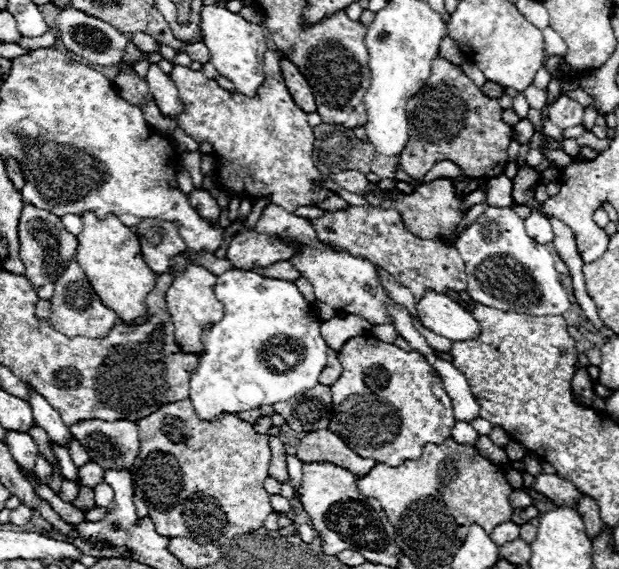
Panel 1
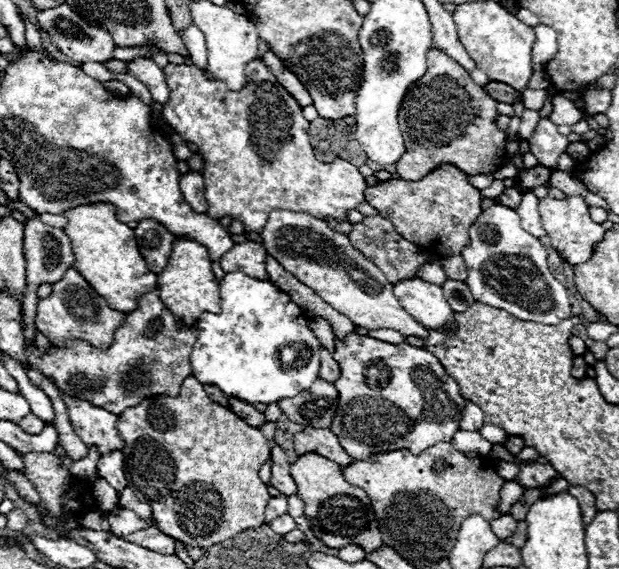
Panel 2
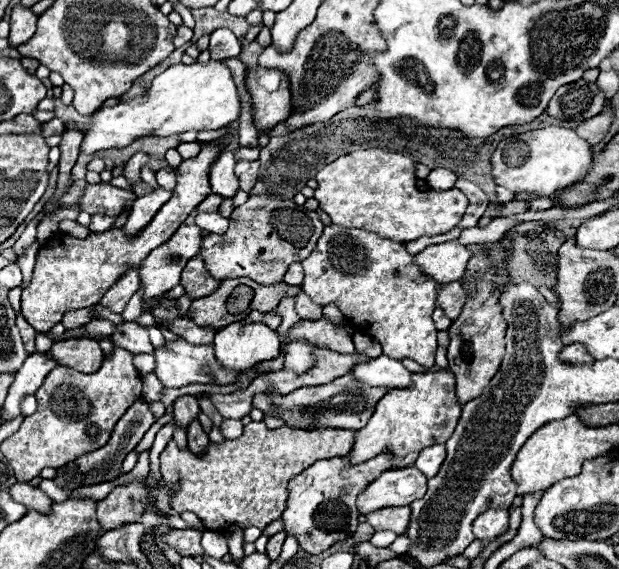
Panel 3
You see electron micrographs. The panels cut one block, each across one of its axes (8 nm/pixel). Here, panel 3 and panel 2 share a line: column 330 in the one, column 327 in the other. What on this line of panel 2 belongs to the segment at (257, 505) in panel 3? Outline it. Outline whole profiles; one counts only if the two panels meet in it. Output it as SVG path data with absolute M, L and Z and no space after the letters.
M306 426L302 432L298 432L294 436L294 450L298 456L306 454L306 452L316 452L320 456L326 456L328 460L334 460L340 466L352 462L352 458L340 446L338 436L334 432L330 432L328 428Z

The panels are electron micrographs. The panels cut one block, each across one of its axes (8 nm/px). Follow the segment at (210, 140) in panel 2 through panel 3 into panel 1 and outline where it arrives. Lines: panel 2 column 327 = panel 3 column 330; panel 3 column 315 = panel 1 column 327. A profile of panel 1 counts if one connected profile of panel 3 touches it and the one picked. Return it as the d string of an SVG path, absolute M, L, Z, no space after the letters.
M274 50L274 52L266 52L264 56L264 74L266 80L262 84L262 88L258 90L258 94L254 98L248 98L244 94L230 94L228 90L220 88L214 80L206 78L202 72L190 70L188 66L174 66L172 70L172 82L176 84L180 98L184 100L186 112L182 116L178 116L178 126L194 140L198 142L210 142L214 146L216 158L218 158L218 182L222 184L222 188L232 196L238 194L242 198L268 198L272 200L272 204L280 204L282 208L288 208L290 212L294 212L298 206L310 206L312 202L324 200L334 196L334 192L312 186L312 178L316 180L324 180L324 176L318 172L318 168L312 164L312 126L308 124L308 116L306 112L302 112L294 98L290 96L284 76L280 72L280 60L288 58L284 52Z

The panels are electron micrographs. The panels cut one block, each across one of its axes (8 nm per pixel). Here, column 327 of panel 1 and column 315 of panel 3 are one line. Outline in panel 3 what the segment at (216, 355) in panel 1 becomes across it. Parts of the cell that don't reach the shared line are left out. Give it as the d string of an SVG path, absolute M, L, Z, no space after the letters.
M288 340L284 342L284 368L292 370L296 376L306 374L310 368L314 368L314 352L318 346L306 342L306 340Z

